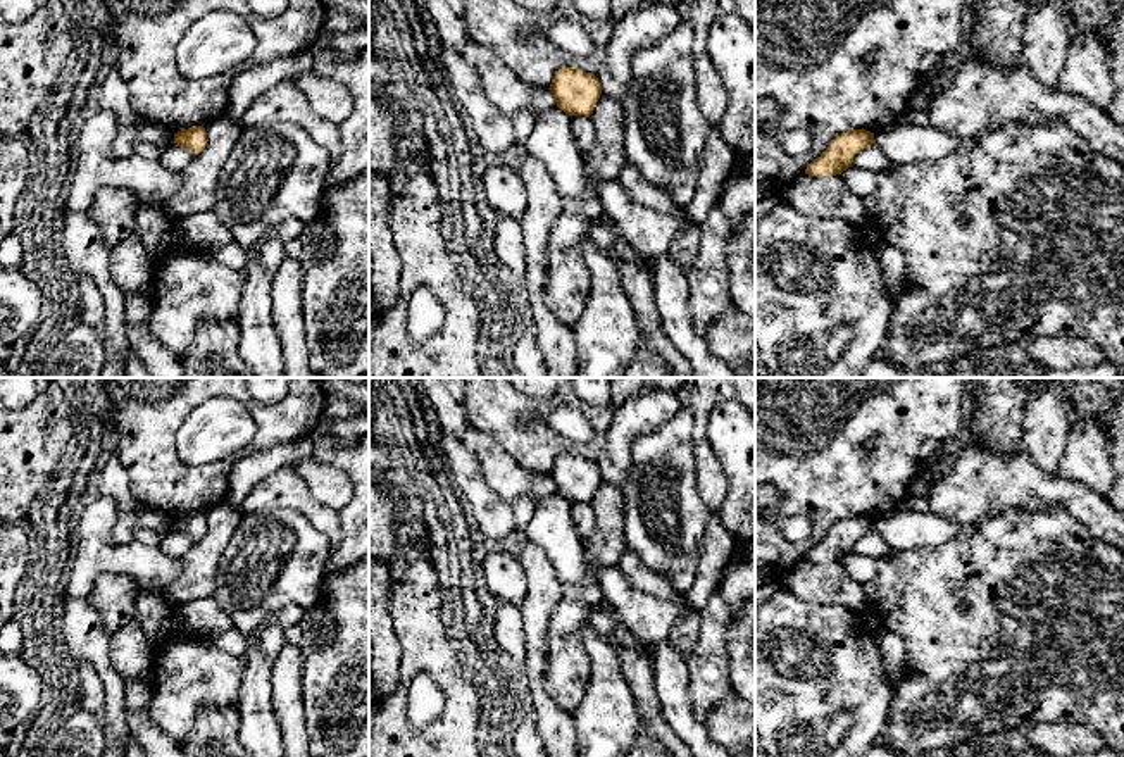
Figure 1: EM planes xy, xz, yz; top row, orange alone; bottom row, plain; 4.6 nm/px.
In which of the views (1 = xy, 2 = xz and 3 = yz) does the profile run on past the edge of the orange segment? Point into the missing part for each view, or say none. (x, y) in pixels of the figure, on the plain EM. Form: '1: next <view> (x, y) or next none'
1: next none
2: next none
3: next none

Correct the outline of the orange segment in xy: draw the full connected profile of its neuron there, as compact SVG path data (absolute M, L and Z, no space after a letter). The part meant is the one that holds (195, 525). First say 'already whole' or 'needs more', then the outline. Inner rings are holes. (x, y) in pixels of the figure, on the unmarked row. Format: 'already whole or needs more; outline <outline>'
already whole; outline M193 512L188 516L181 516L174 519L174 526L176 526L176 533L179 535L186 533L193 538L193 541L200 540L209 528L207 517L203 512Z

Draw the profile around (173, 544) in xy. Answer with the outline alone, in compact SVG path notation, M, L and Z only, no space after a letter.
M167 533L160 536L159 550L167 557L181 557L193 547L193 538L186 533Z

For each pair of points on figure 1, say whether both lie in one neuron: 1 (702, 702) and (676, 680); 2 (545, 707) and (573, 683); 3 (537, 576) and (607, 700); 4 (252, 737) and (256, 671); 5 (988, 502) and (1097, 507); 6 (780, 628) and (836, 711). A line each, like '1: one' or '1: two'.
1: two
2: two
3: two
4: one
5: one
6: one

